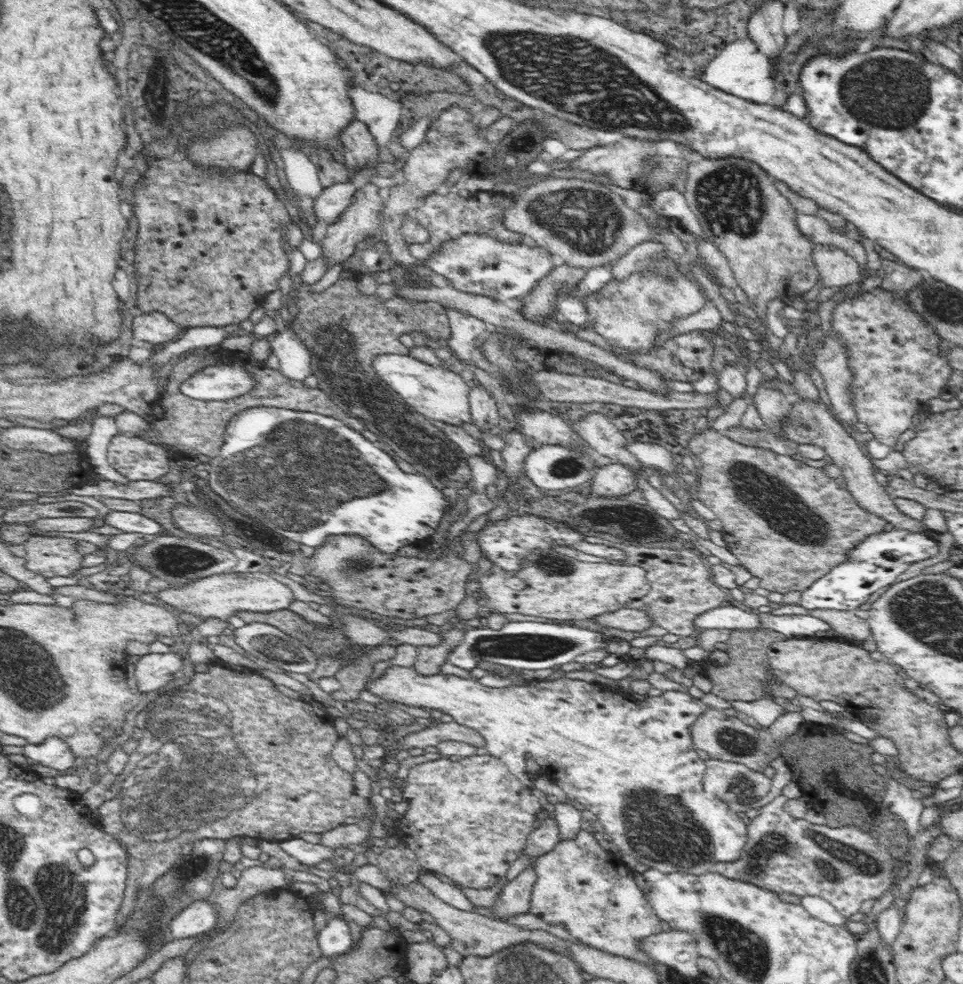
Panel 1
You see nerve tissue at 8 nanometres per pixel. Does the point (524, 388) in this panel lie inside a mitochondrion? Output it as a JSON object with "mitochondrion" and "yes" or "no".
{"mitochondrion":"yes"}

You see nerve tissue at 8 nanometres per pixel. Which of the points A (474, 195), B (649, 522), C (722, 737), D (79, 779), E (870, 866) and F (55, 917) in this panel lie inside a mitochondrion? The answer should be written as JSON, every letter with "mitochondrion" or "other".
{"A":"other","B":"other","C":"mitochondrion","D":"other","E":"mitochondrion","F":"mitochondrion"}

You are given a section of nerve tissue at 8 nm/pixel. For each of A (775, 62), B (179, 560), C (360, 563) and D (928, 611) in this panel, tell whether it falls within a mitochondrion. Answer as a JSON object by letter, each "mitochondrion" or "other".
{"A":"other","B":"mitochondrion","C":"mitochondrion","D":"mitochondrion"}

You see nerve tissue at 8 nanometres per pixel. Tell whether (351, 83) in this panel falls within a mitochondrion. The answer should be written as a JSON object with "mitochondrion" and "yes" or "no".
{"mitochondrion":"no"}

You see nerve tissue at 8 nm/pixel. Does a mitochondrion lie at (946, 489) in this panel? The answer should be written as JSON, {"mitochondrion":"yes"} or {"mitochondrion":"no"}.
{"mitochondrion":"no"}

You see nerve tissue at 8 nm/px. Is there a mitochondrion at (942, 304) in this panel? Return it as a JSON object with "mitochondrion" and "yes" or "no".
{"mitochondrion":"yes"}

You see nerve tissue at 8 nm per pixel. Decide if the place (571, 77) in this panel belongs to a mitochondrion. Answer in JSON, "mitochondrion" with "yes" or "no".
{"mitochondrion":"yes"}

